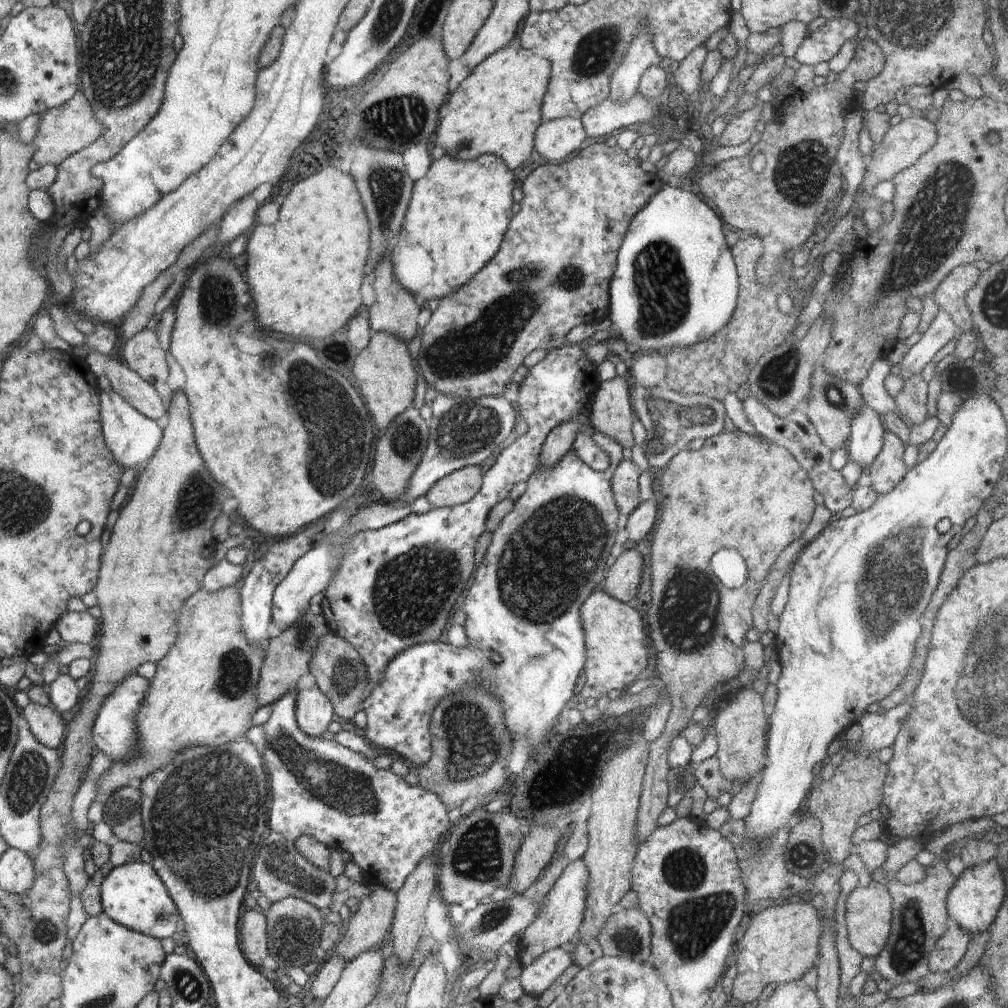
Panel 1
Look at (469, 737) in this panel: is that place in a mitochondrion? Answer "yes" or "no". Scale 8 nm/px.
yes

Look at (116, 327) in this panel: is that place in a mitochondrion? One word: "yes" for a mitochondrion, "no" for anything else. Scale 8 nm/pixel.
no

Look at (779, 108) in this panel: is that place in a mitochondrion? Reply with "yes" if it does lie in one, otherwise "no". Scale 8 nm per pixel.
no

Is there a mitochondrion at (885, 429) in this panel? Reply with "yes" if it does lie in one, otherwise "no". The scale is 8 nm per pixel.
no

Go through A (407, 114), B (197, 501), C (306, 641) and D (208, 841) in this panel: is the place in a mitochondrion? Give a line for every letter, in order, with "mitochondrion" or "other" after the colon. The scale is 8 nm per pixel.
A: mitochondrion
B: mitochondrion
C: mitochondrion
D: mitochondrion

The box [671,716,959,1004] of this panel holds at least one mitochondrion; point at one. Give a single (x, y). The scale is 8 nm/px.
(907, 955)

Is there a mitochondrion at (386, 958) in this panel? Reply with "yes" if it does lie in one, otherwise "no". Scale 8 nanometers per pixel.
no

